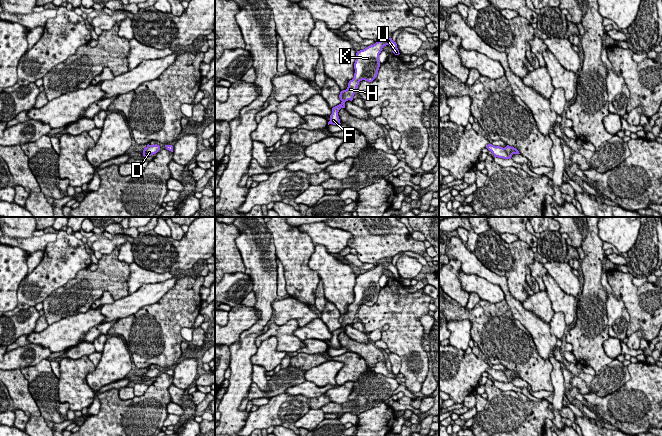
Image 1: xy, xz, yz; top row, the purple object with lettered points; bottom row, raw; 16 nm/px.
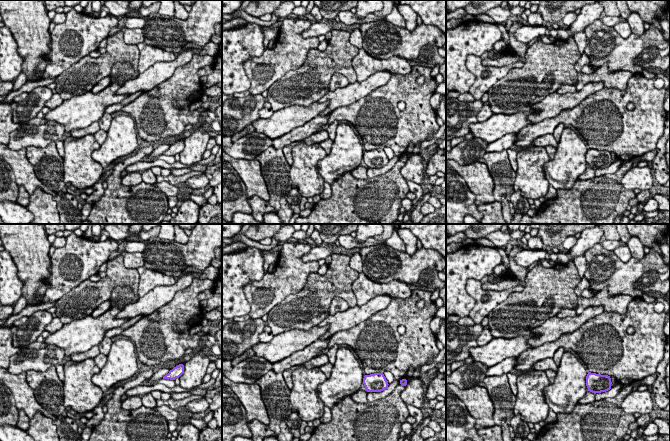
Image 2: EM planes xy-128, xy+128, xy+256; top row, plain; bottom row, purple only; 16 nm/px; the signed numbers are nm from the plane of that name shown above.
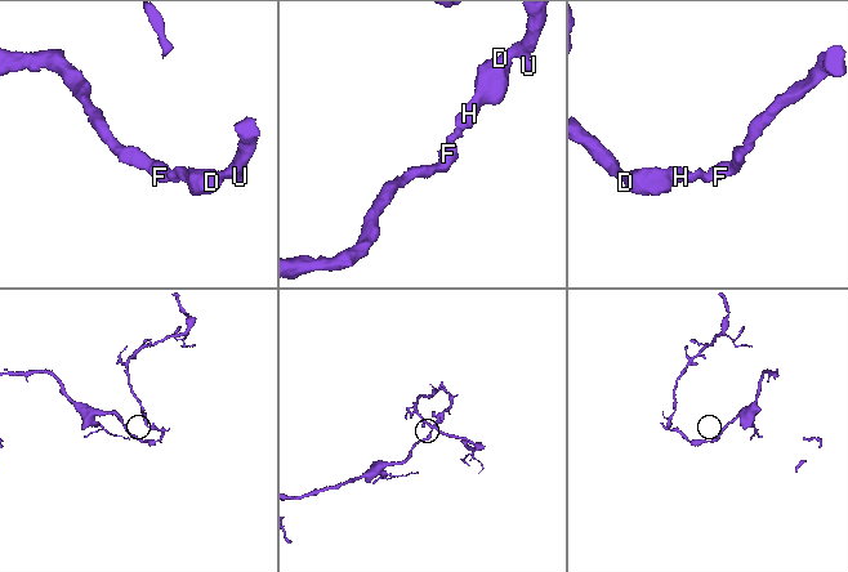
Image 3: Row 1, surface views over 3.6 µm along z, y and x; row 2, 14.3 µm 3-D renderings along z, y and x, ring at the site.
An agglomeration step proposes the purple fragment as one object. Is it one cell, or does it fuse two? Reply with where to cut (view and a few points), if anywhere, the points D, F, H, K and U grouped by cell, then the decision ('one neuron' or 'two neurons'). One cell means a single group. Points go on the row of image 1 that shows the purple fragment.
no cut; D F H K U; one neuron

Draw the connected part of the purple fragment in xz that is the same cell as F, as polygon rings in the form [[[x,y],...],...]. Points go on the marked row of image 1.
[[[392,38],[378,41],[363,50],[357,51],[356,60],[354,63],[354,78],[349,81],[347,89],[340,92],[339,98],[342,102],[332,108],[332,114],[330,115],[330,121],[328,122],[328,125],[341,124],[338,112],[341,108],[345,108],[346,101],[353,100],[353,96],[357,91],[357,87],[360,81],[365,80],[372,82],[377,77],[380,67],[379,54],[383,50],[382,48],[386,45],[389,45],[392,48],[392,52],[395,55],[400,54],[397,48],[397,44],[392,40]]]

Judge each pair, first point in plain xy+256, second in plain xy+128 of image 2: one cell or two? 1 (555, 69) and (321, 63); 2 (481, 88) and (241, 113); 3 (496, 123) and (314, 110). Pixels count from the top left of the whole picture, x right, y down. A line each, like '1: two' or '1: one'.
1: one
2: two
3: one

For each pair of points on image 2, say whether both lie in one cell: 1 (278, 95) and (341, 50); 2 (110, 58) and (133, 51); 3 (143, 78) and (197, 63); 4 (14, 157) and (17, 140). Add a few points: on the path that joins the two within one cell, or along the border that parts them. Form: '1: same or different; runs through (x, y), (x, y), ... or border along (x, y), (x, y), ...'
1: same; runs through (294, 88), (303, 86), (325, 64)
2: same; runs through (116, 52), (127, 52)
3: different; border along (193, 54), (157, 84)
4: different; border along (25, 147), (19, 150), (10, 149)

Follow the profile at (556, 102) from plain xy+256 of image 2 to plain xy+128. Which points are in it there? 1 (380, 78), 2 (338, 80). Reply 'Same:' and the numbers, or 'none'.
Same: 1

